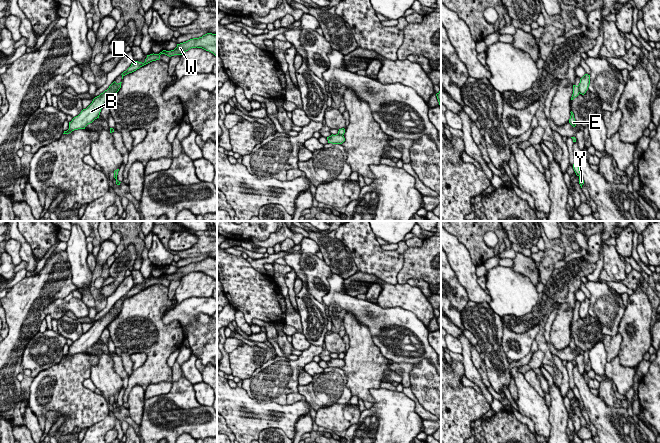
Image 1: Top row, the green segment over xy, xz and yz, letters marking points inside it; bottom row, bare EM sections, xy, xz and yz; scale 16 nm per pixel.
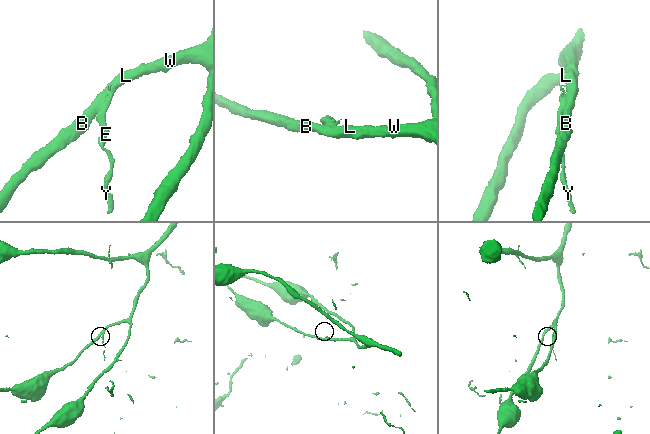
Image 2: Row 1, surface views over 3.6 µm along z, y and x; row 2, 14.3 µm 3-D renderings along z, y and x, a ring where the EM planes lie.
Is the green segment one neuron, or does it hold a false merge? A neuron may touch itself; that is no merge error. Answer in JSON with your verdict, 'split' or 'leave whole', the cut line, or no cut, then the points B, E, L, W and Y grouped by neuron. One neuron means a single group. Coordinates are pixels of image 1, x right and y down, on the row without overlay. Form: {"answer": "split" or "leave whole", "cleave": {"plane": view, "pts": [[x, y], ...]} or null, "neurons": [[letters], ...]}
{"answer": "split", "cleave": {"plane": "yz", "pts": [[580, 307], [578, 316]]}, "neurons": [["B", "L", "W"], ["E", "Y"]]}

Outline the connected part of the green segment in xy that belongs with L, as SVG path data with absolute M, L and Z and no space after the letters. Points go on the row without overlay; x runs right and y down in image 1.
M207 257L203 259L202 261L199 262L193 262L190 263L186 266L177 268L177 271L174 274L171 275L166 275L163 274L159 278L150 278L147 279L147 282L145 283L145 286L138 286L138 285L133 285L131 290L124 295L121 299L125 300L129 297L132 297L139 293L140 291L160 283L161 278L165 278L169 281L174 280L174 279L182 279L184 276L188 275L191 272L202 272L206 275L209 275L213 277L215 280L217 280L217 258L212 258L212 257Z

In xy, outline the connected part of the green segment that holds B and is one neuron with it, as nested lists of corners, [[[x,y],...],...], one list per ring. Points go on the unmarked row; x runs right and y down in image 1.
[[[113,306],[107,314],[95,321],[92,327],[81,335],[81,337],[74,341],[69,346],[69,353],[63,358],[69,358],[74,354],[85,353],[85,351],[99,342],[103,330],[119,315],[118,308]]]

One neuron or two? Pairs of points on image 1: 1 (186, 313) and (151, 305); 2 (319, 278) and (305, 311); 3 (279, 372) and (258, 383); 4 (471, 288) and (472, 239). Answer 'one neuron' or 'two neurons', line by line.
1: two neurons
2: two neurons
3: one neuron
4: two neurons

